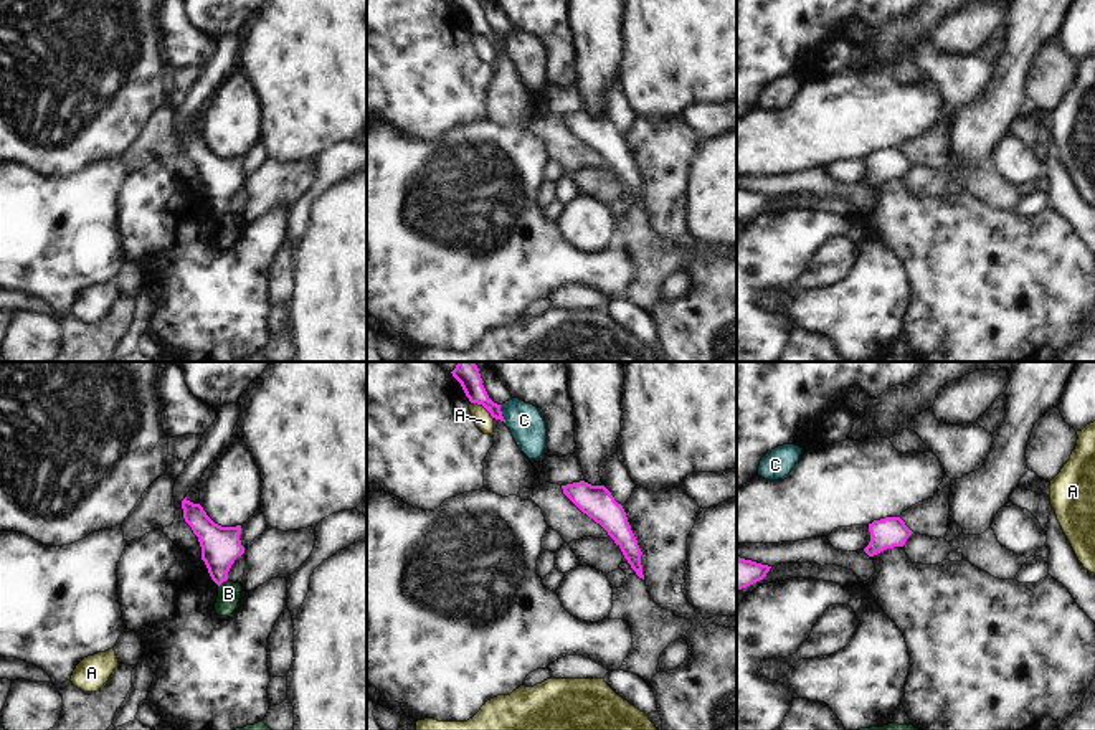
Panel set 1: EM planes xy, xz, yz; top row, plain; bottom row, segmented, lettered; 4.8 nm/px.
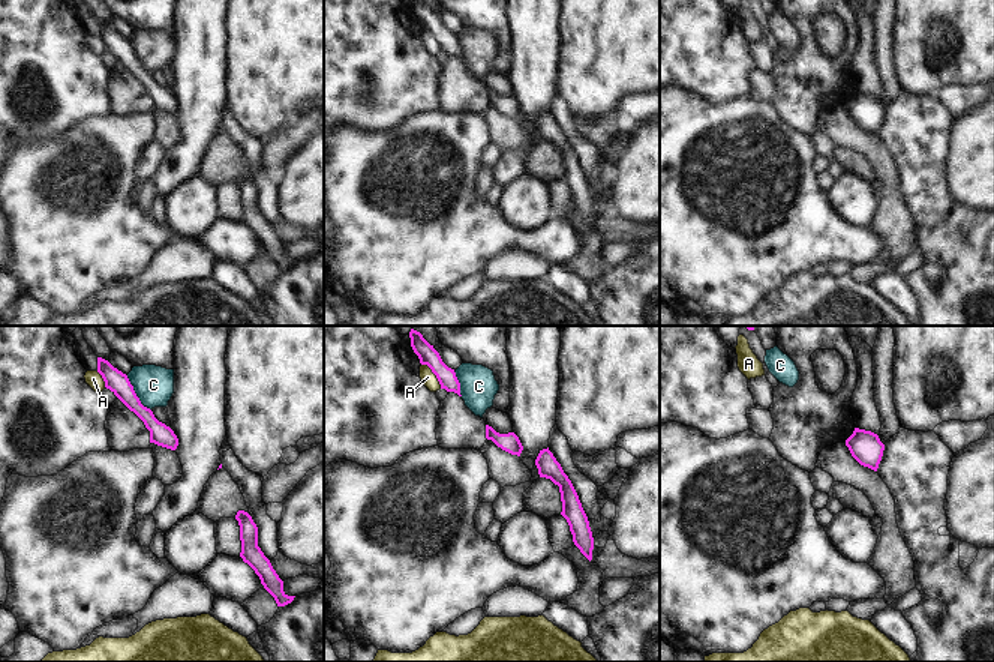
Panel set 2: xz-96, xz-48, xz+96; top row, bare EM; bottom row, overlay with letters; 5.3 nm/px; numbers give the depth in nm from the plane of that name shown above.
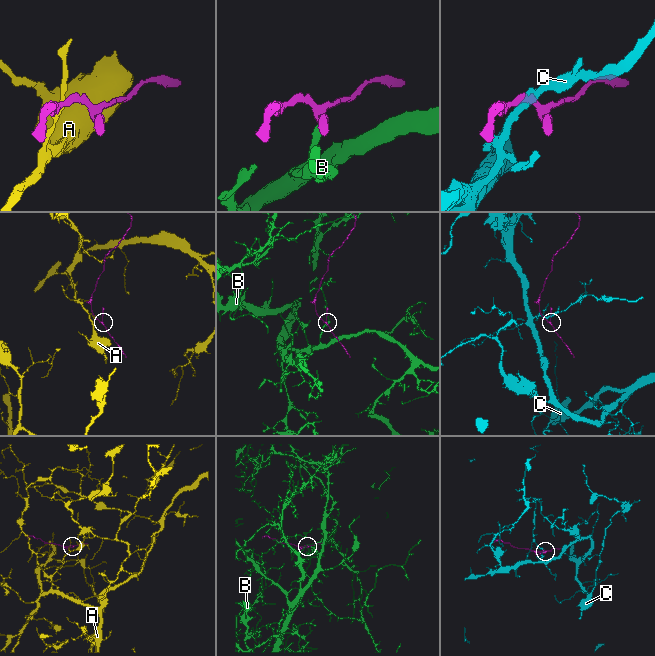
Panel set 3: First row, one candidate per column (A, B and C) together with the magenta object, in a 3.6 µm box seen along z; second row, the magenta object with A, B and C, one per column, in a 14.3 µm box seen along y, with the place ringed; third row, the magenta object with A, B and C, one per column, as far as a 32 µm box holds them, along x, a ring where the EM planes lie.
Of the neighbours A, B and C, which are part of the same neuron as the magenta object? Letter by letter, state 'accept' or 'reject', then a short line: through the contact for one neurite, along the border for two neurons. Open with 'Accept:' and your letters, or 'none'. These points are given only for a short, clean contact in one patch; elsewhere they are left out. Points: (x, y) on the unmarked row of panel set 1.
Accept: none
A: reject; line xz (471, 32), (479, 33), (492, 48)
B: reject; line xy (227, 208), (218, 217)
C: reject; line xz (499, 35), (506, 52)

